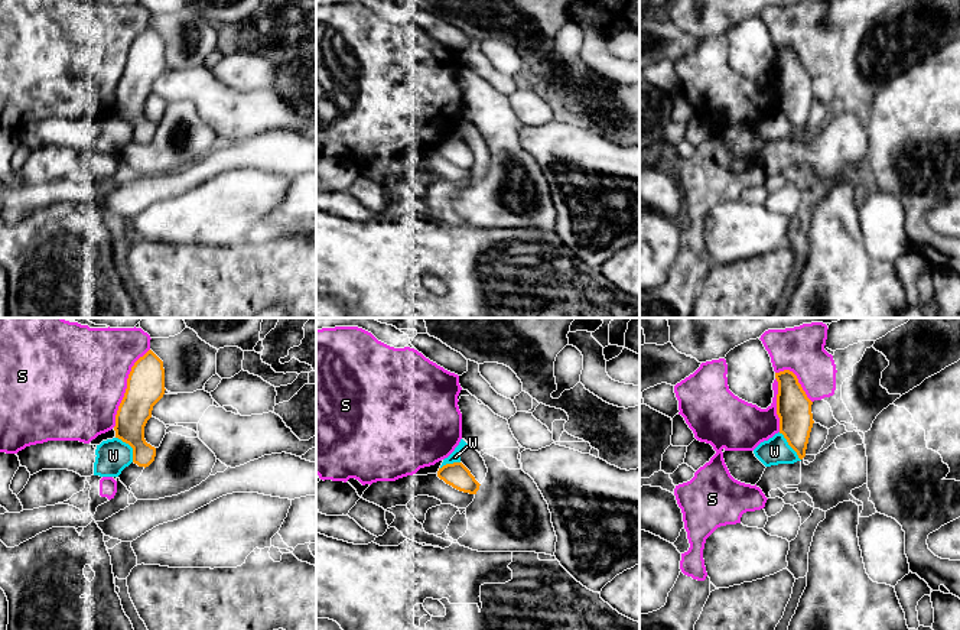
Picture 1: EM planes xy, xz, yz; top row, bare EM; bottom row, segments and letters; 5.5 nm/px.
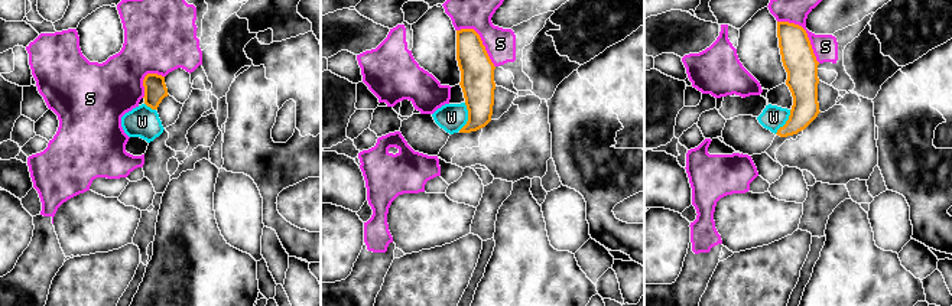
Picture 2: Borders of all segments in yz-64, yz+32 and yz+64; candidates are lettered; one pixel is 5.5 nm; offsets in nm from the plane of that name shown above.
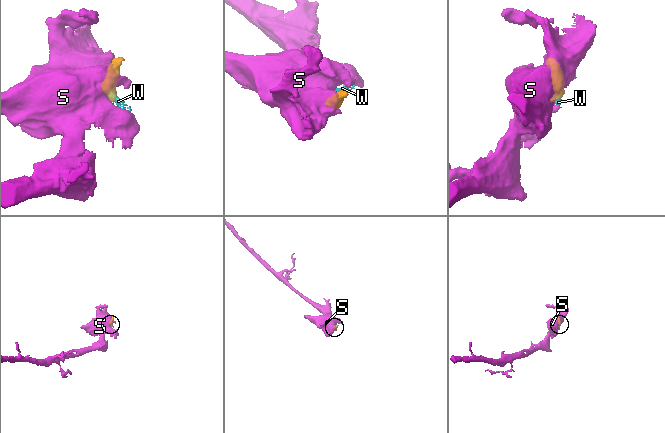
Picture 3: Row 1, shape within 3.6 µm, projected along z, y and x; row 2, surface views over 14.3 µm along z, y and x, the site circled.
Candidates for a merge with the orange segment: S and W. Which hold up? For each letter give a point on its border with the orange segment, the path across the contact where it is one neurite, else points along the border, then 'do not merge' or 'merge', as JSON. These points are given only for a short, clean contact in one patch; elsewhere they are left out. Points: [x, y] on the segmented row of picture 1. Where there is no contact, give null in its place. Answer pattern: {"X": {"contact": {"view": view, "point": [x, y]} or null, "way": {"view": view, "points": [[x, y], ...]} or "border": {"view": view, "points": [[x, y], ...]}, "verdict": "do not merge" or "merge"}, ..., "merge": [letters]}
{"S": {"contact": {"view": "xy", "point": [127, 387]}, "verdict": "do not merge"}, "W": {"contact": {"view": "xy", "point": [130, 445]}, "border": {"view": "xy", "points": [[116, 437], [132, 448], [133, 461]]}, "verdict": "do not merge"}, "merge": []}

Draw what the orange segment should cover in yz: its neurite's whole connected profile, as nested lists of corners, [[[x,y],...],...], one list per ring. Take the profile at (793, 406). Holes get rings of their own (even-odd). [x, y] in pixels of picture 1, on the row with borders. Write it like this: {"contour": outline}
{"contour": [[[793,371],[775,373],[775,379],[778,381],[777,415],[780,418],[780,433],[784,435],[788,445],[803,459],[814,423],[813,402],[807,397]]]}

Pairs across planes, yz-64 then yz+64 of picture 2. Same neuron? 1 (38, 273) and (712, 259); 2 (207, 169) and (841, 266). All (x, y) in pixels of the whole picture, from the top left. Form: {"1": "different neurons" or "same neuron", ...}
{"1": "same neuron", "2": "same neuron"}

